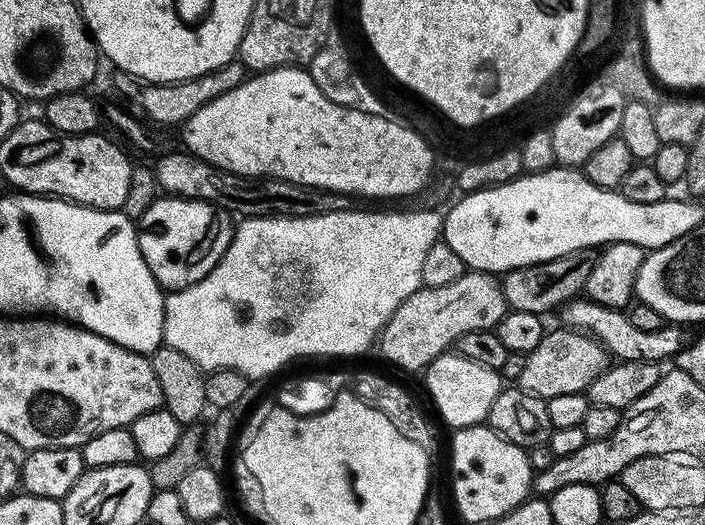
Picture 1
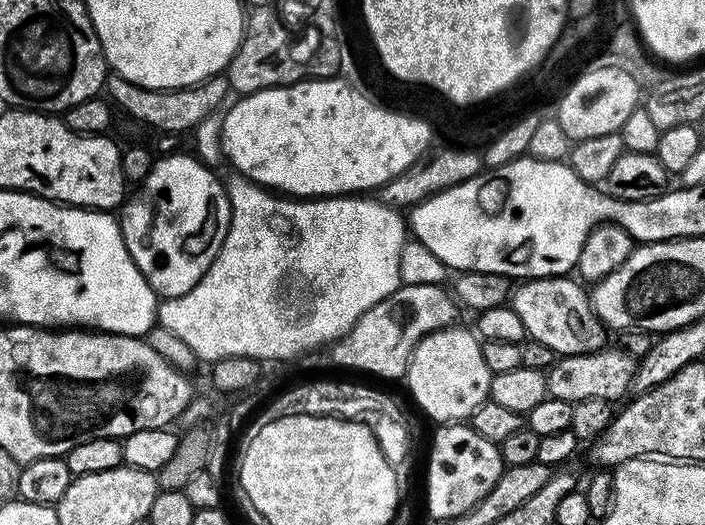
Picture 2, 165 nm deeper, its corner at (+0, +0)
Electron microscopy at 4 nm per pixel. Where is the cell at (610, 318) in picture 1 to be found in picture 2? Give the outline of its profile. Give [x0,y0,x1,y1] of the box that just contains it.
[510,276,609,357]

